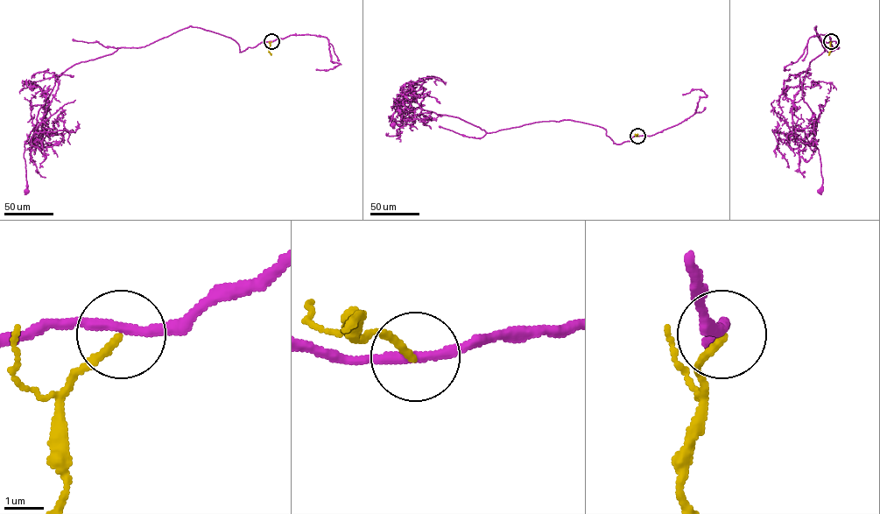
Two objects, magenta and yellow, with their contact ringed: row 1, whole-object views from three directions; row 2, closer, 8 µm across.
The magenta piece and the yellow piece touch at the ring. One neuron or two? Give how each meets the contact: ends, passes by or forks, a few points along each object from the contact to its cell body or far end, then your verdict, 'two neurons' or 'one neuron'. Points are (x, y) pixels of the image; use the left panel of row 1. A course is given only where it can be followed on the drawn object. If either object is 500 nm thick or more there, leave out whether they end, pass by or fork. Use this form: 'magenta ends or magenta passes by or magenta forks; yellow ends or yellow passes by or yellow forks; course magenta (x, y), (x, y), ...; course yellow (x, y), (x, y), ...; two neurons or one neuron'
magenta passes by; yellow ends; course magenta (271, 41), (240, 52), (231, 38), (190, 25), (71, 66), (24, 142), (27, 191); course yellow (271, 41), (269, 50), (271, 53); two neurons

